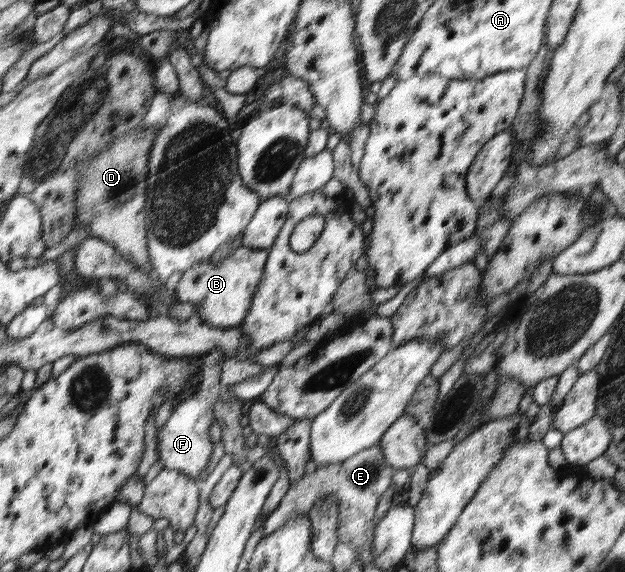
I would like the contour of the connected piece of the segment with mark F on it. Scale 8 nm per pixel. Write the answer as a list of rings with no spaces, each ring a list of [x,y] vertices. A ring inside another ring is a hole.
[[[222,350],[210,351],[210,354],[203,355],[200,365],[201,388],[198,395],[184,399],[176,409],[172,409],[166,424],[160,431],[156,431],[156,435],[159,435],[157,436],[157,453],[160,461],[163,462],[163,467],[180,471],[196,481],[198,481],[200,473],[204,471],[204,467],[208,465],[208,457],[212,455],[212,449],[214,449],[214,445],[208,443],[208,425],[214,421],[214,406],[220,395],[218,383],[220,383],[220,375],[222,375],[225,361],[226,354]]]

